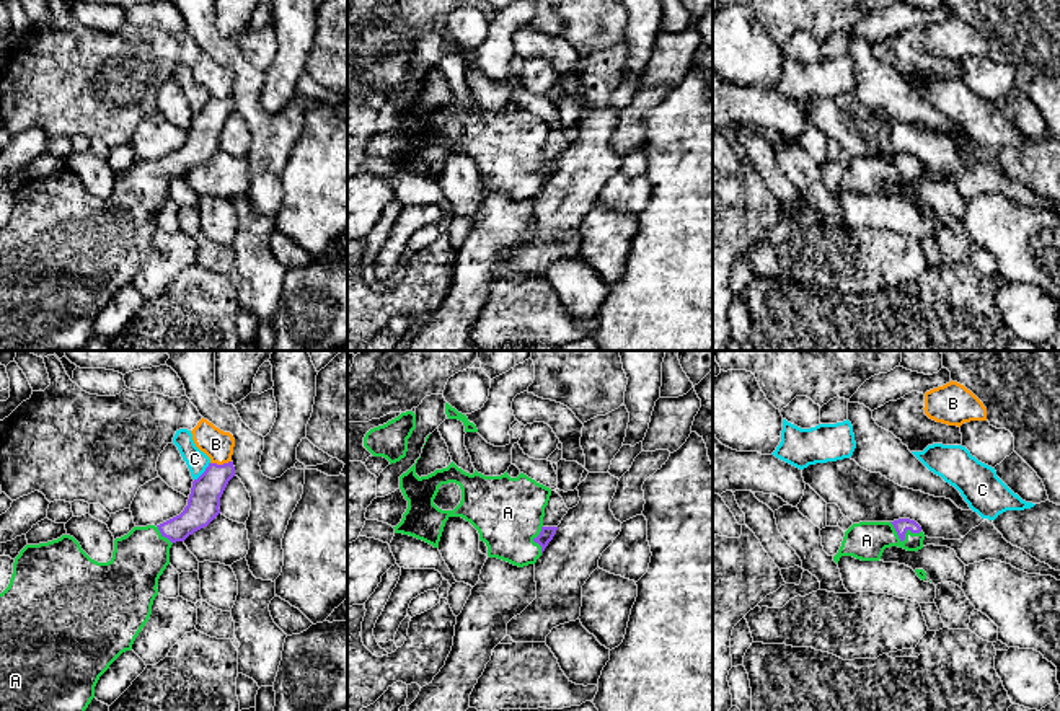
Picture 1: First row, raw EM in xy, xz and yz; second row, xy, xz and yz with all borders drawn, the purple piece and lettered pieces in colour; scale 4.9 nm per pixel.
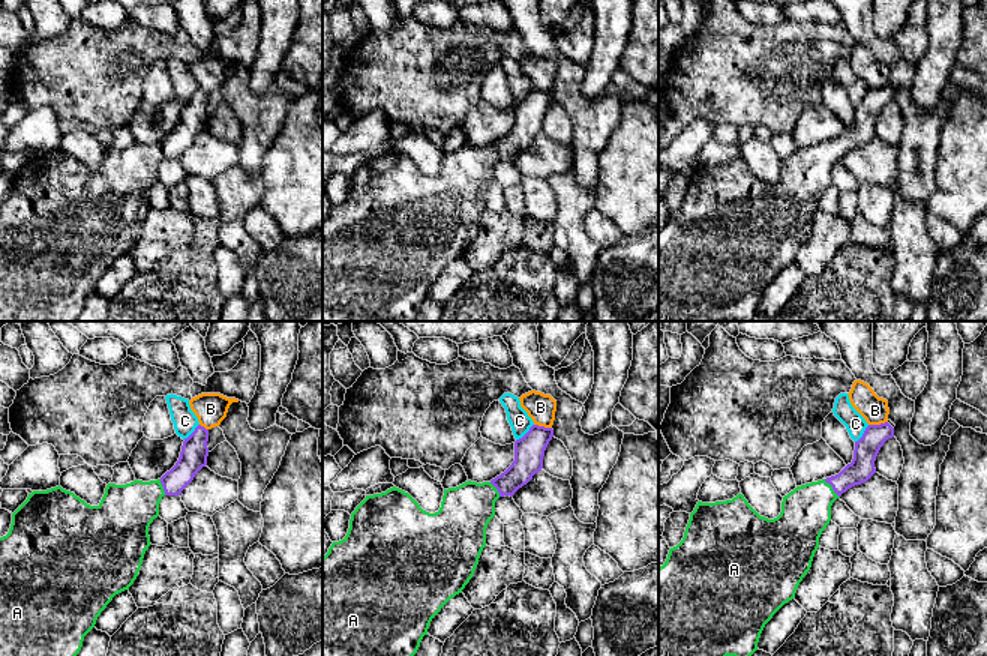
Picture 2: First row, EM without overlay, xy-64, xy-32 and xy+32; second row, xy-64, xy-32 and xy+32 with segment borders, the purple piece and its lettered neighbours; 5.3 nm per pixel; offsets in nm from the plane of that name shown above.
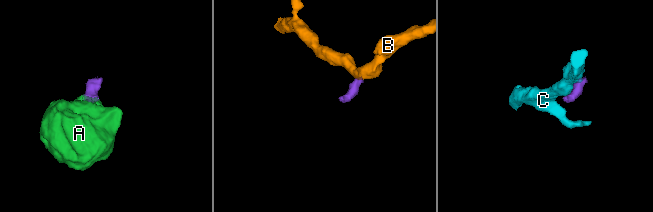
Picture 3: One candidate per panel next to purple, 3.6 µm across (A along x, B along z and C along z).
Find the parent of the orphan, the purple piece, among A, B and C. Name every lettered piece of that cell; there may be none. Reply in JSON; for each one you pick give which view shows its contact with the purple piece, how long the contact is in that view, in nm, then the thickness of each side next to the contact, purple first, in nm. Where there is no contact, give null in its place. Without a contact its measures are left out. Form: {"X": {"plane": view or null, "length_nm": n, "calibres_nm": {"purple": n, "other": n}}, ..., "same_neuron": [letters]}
{"A": {"plane": "yz", "length_nm": 170, "calibres_nm": {"purple": 70, "other": 190}}, "same_neuron": ["A"]}

